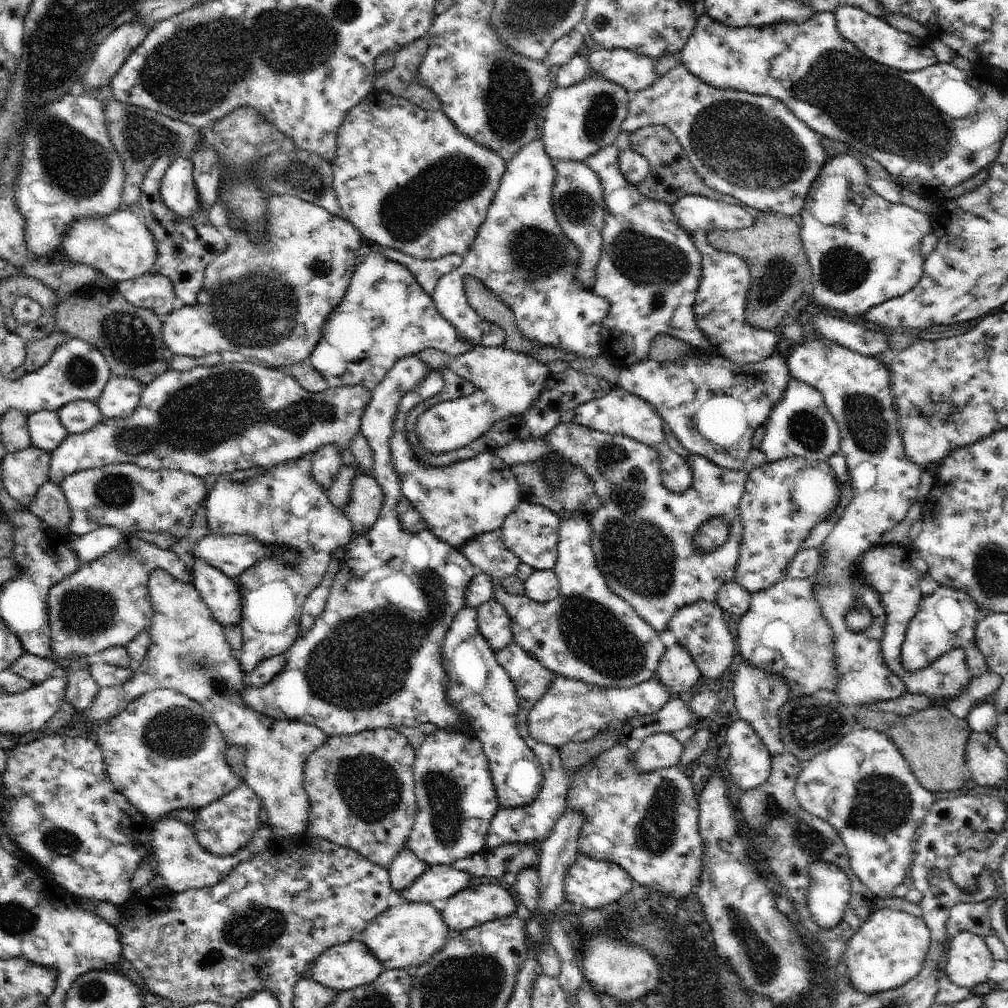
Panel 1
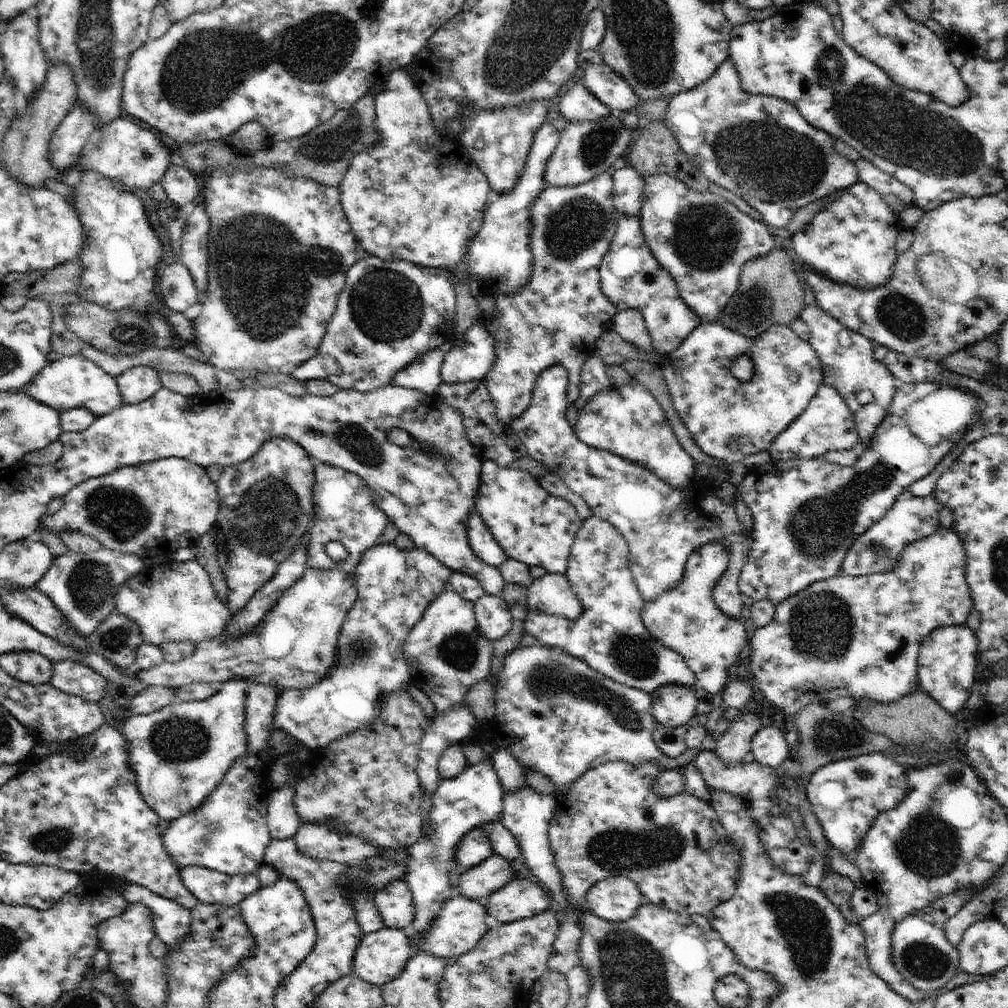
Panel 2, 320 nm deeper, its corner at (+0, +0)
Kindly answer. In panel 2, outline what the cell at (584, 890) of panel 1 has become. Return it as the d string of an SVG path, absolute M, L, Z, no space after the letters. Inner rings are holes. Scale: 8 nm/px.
M608 877L597 882L586 893L590 912L607 921L619 923L635 915L642 905L640 889L626 877Z

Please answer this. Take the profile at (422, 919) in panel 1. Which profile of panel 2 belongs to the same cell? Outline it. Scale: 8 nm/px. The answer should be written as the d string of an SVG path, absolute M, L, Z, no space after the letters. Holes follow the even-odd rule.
M453 894L441 908L439 917L434 919L428 932L423 935L418 952L455 961L458 957L470 952L490 930L486 924L487 915L484 901L479 902L464 895Z

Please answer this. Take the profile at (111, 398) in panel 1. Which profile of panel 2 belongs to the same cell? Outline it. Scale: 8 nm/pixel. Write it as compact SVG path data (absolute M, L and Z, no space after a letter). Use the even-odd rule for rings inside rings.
M148 366L132 367L115 379L124 404L129 405L148 400L163 387L158 371Z

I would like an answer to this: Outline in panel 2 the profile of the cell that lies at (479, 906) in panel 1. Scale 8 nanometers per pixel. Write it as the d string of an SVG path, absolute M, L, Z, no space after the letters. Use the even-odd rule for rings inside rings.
M512 879L484 901L487 914L502 923L511 923L548 910L552 897L530 879Z

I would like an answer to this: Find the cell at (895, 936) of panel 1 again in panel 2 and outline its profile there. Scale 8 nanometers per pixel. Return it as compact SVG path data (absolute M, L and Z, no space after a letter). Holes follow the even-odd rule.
M907 916L892 933L892 960L895 969L916 990L929 993L943 988L958 973L959 954L943 930L918 916Z

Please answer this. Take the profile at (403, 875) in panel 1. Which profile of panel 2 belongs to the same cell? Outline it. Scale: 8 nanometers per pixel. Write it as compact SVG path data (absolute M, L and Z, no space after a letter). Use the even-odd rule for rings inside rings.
M402 879L387 884L376 892L373 903L382 917L384 927L393 929L411 928L415 915L415 906L412 893Z

